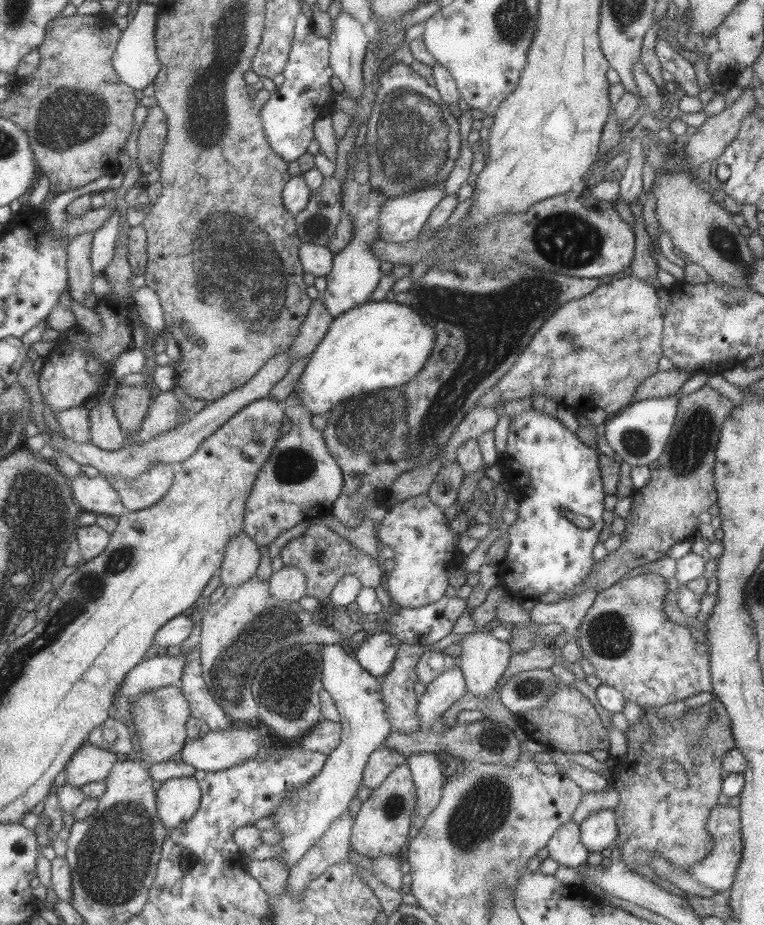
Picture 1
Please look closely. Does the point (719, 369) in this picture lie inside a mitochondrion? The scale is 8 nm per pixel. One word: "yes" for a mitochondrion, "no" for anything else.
no

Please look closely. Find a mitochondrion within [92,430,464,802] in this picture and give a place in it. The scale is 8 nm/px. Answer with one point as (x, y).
(230, 669)

